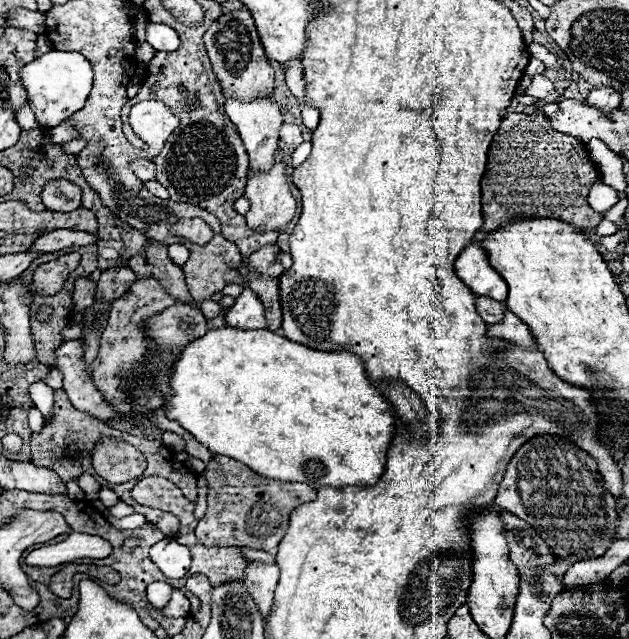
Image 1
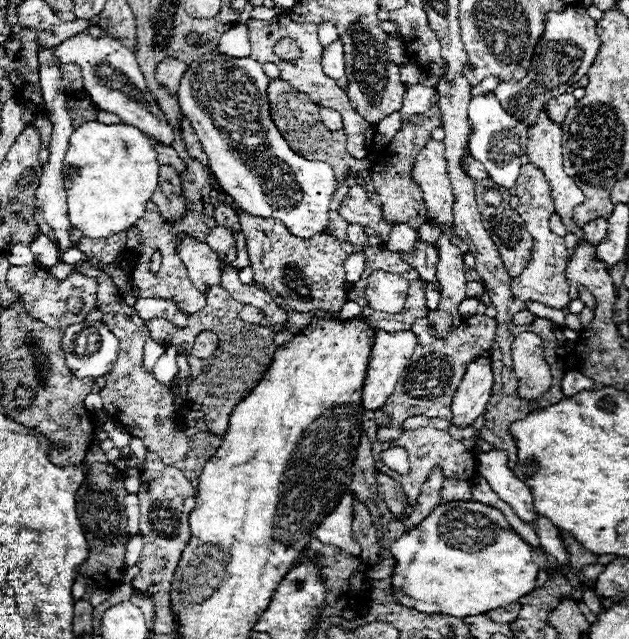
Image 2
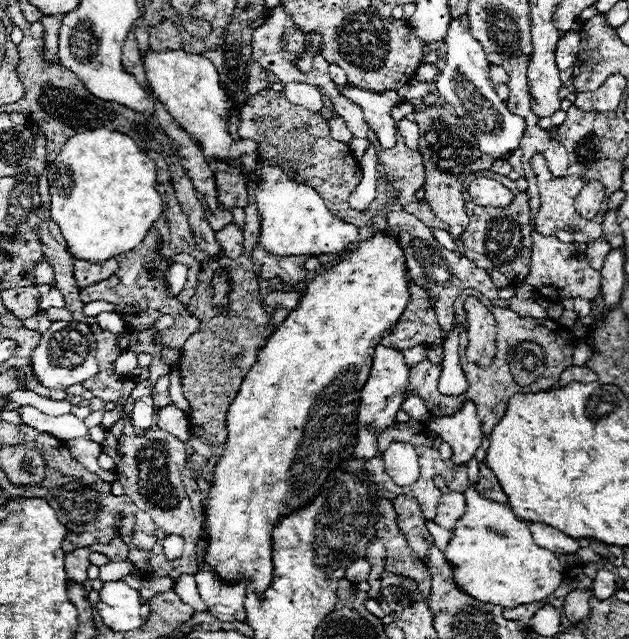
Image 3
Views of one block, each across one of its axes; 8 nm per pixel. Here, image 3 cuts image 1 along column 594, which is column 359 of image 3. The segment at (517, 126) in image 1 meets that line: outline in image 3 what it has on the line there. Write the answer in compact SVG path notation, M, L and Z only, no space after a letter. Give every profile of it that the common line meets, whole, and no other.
M266 88L250 96L250 100L242 106L240 112L238 134L240 138L258 140L262 158L268 158L274 164L286 164L286 168L290 168L296 174L294 180L306 180L306 184L310 184L324 198L328 210L348 224L354 224L358 228L366 226L370 218L382 210L388 200L388 182L378 179L376 198L369 210L358 212L348 206L348 196L354 192L362 178L358 162L350 158L350 148L330 138L328 120L322 114L290 104L282 92Z

